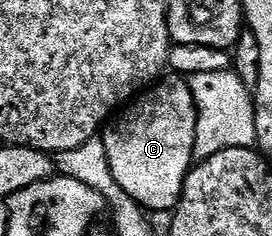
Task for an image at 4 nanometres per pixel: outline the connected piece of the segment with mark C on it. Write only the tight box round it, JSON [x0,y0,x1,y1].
[102,78,196,214]

